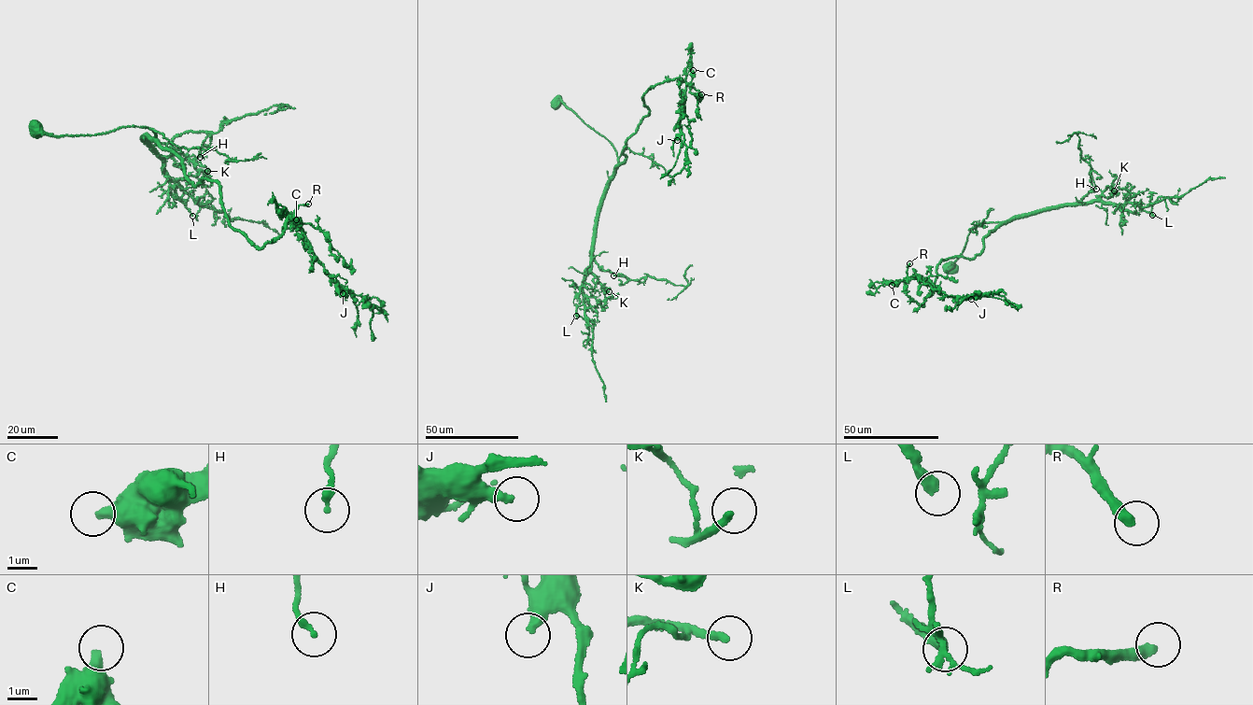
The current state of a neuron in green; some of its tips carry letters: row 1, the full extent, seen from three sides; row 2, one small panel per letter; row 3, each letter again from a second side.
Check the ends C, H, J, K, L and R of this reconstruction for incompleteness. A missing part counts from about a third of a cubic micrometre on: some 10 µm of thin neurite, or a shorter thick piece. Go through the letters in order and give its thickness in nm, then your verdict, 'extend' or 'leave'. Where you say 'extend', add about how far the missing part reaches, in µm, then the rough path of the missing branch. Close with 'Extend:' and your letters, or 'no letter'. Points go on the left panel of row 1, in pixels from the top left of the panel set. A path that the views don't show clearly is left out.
C: 400 nm thick; leave
H: 200 nm thick; leave
J: 400 nm thick; leave
K: 240 nm thick; extend; about 25 µm are missing
L: 260 nm thick; extend; about 20 µm are missing; missing branch runs (192, 216), (196, 219), (196, 241), (191, 254)
R: 360 nm thick; extend; about 40 µm are missing
Extend: K, L, R

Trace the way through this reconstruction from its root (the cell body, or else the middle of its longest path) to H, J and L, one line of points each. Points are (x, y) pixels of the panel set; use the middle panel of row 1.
H: (557, 101), (609, 141), (615, 151), (618, 167), (601, 204), (589, 252), (602, 270), (628, 279), (613, 275)
J: (557, 101), (609, 141), (614, 174), (648, 114), (641, 97), (677, 78), (686, 84), (677, 140)
L: (557, 101), (609, 141), (617, 161), (601, 205), (590, 272), (583, 287), (584, 303), (577, 306), (576, 316)

